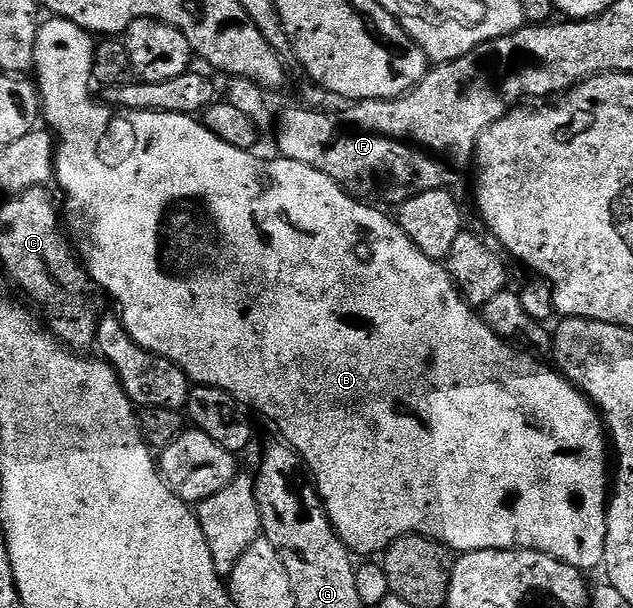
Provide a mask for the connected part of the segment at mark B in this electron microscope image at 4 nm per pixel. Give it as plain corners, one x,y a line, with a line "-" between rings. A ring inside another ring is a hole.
51,16
46,20
43,20
38,26
38,34
34,43
32,73
35,73
33,76
36,78
36,88
40,94
41,112
44,115
46,112
46,121
51,125
49,128
56,134
53,176
56,181
58,179
58,185
62,188
63,195
67,197
67,207
78,212
74,217
74,229
78,232
78,245
76,241
77,256
80,261
86,264
86,269
90,272
91,279
118,304
119,311
117,310
117,312
120,314
120,320
122,326
126,329
126,334
136,343
140,343
140,347
144,347
150,353
155,353
157,357
166,357
172,363
179,365
186,372
186,376
190,378
191,382
220,387
224,391
236,395
236,399
242,402
243,405
247,407
255,405
268,420
278,421
279,431
286,436
283,437
285,444
289,445
301,457
302,464
312,474
312,480
316,488
318,488
318,494
322,500
322,506
326,509
326,515
330,518
330,522
334,524
338,537
346,544
347,549
355,554
378,552
378,554
381,554
390,548
393,541
399,541
402,537
417,535
441,541
447,549
458,555
471,553
472,551
484,551
485,549
535,549
538,553
547,553
549,557
554,557
558,561
563,561
583,571
594,569
597,565
599,568
605,562
606,507
608,494
612,489
612,449
608,444
608,430
594,404
563,373
559,373
553,364
547,363
545,365
542,362
545,360
525,351
519,351
505,339
498,337
496,331
492,331
486,326
486,322
475,312
470,302
463,297
460,290
458,290
458,286
450,278
450,272
447,271
445,264
430,261
428,255
424,255
424,251
420,251
420,247
416,247
416,243
412,243
412,239
408,239
408,235
404,235
404,231
398,226
398,222
393,216
385,217
380,210
369,209
368,206
361,205
356,198
349,197
346,194
349,192
328,175
324,175
304,163
296,163
295,161
285,159
261,161
260,158
253,157
255,154
251,150
237,149
220,139
216,139
216,135
212,135
212,131
208,131
201,120
184,113
131,113
122,111
117,114
119,117
114,117
115,110
113,108
102,103
93,105
92,102
86,101
85,95
82,94
82,73
84,77
82,40
87,40
88,34
85,29
81,29
76,23
65,21
62,17

